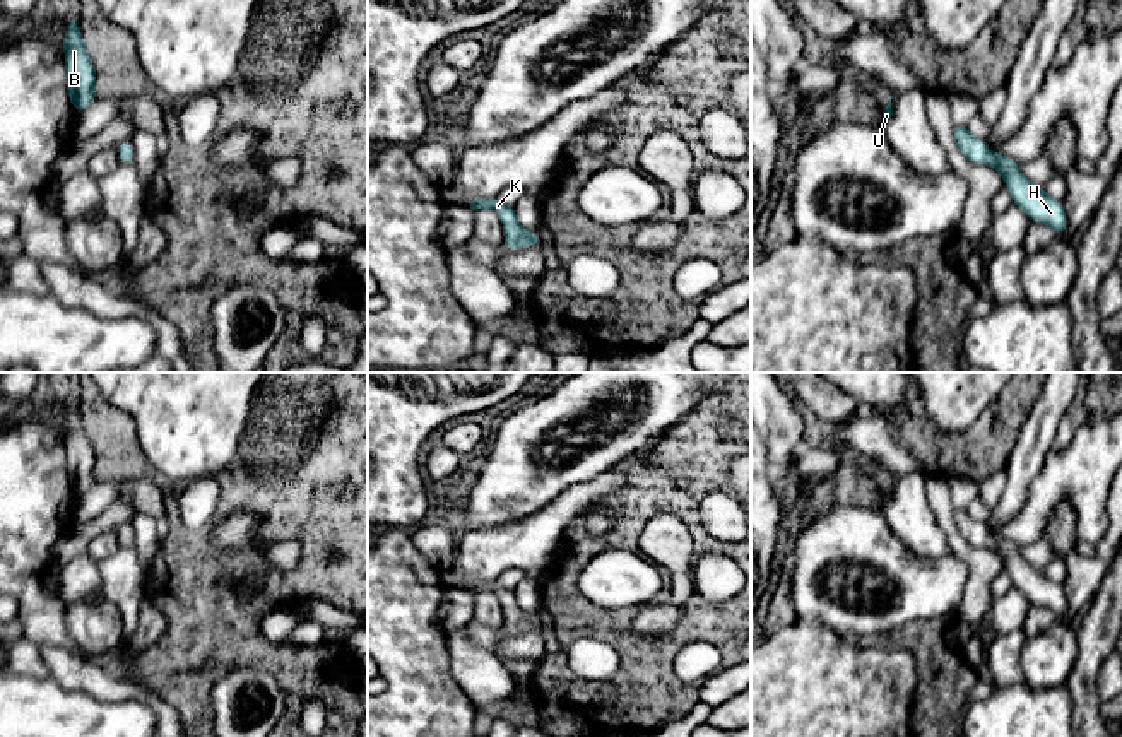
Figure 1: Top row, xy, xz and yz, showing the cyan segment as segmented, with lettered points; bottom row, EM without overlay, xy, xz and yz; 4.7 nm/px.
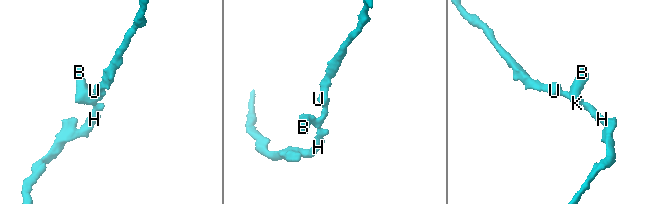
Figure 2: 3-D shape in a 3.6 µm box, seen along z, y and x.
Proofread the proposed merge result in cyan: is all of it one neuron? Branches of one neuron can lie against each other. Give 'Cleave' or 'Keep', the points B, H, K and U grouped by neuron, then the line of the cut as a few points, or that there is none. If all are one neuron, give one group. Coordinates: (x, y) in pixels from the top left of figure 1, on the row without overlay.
Keep. Groups: B H K U. No split

